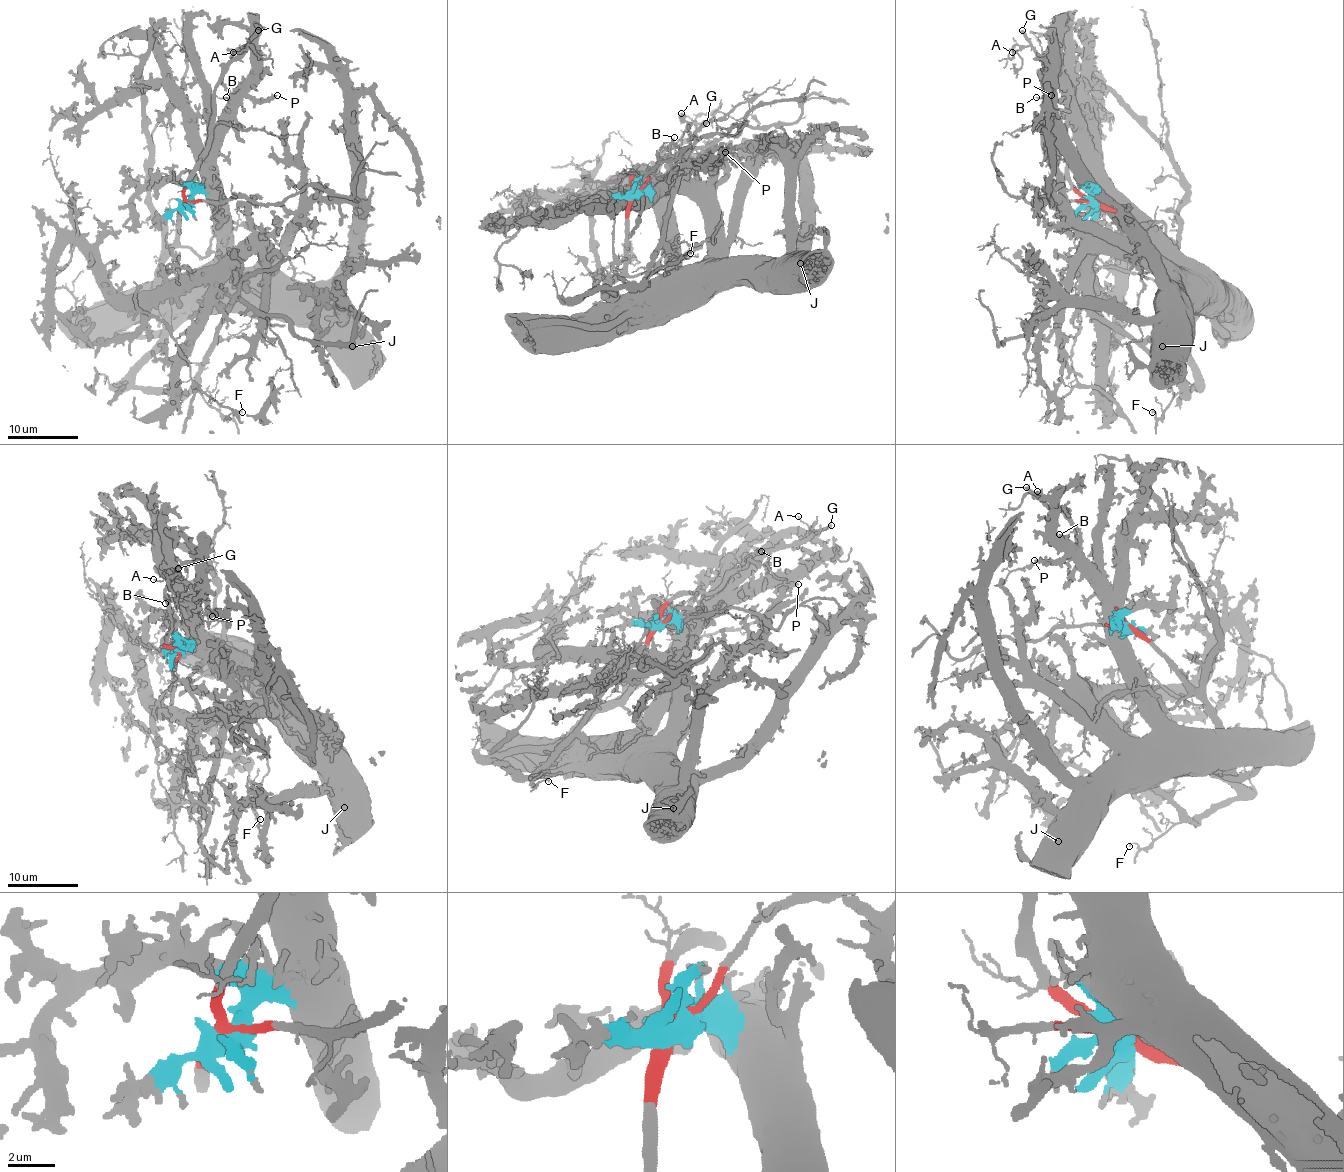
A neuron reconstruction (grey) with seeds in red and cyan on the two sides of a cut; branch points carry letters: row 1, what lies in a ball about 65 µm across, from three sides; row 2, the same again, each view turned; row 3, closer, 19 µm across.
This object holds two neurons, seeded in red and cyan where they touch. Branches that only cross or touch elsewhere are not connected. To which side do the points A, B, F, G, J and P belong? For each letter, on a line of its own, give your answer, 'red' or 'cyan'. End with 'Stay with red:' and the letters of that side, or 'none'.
A: red
B: red
F: red
G: red
J: cyan
P: cyan
Stay with red: A, B, F, G

